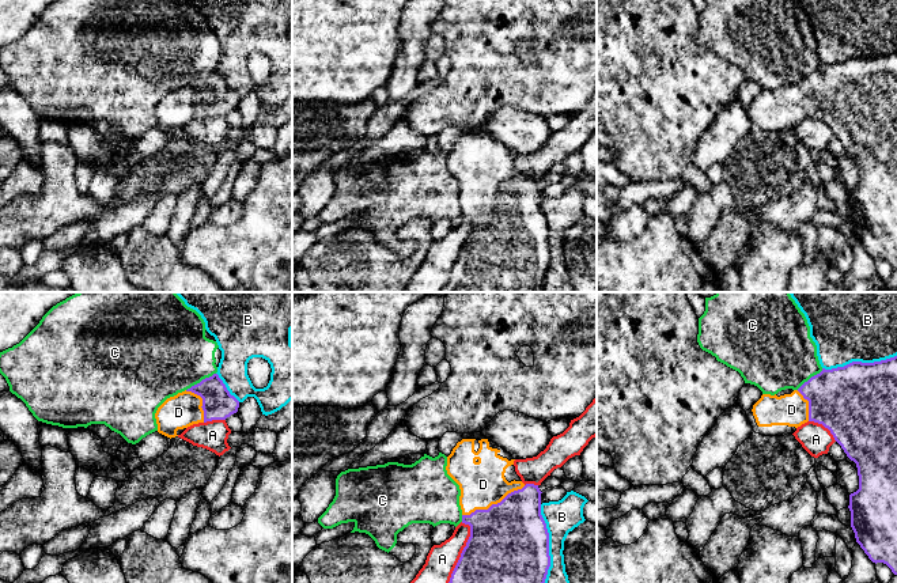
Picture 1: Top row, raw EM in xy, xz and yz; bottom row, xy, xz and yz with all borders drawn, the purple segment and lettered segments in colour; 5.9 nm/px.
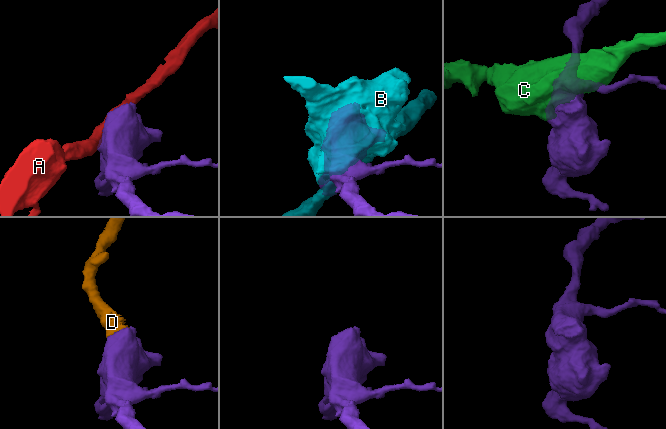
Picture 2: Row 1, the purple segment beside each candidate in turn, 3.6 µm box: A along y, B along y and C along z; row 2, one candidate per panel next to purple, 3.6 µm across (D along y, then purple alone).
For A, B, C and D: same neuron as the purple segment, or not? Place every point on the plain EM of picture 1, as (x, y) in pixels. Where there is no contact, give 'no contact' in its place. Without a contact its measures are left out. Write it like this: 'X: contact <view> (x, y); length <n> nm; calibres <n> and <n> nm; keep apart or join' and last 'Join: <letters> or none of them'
A: contact xz (458, 256); length 460 nm; calibres 500 and 190 nm; keep apart
B: contact xz (548, 246); length 550 nm; calibres 500 and 200 nm; keep apart
C: contact xy (201, 76); length 200 nm; calibres 190 and 480 nm; keep apart
D: contact xz (494, 200); length 420 nm; calibres 480 and 260 nm; join
Join: D

